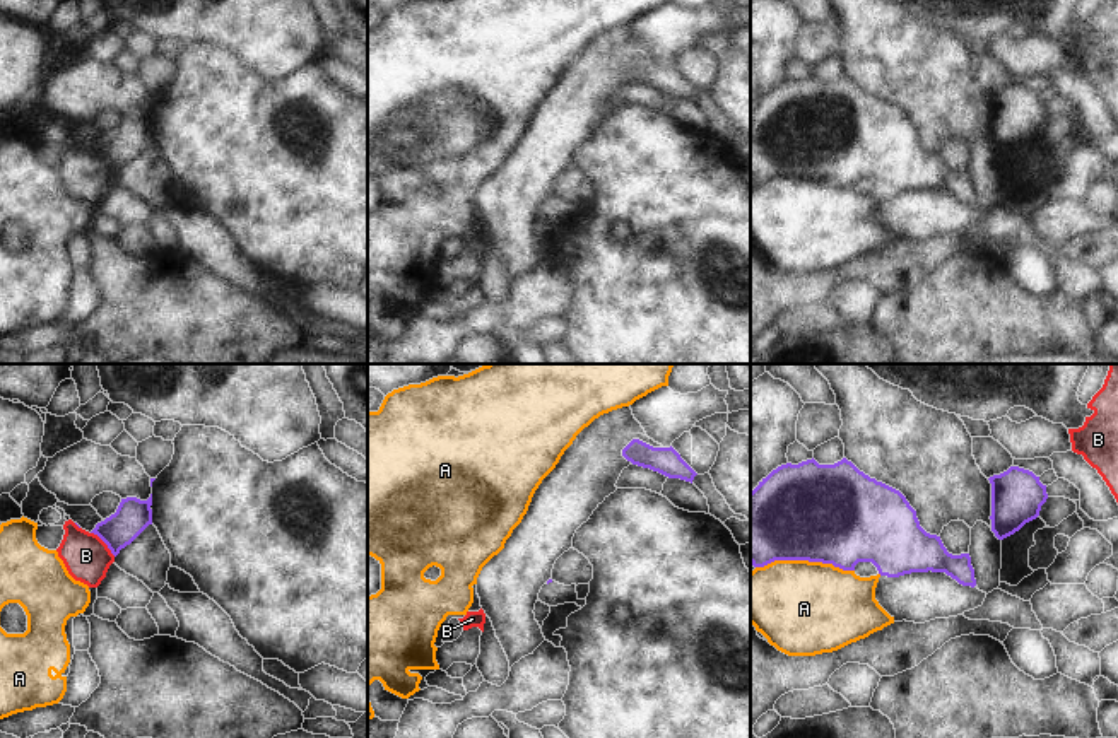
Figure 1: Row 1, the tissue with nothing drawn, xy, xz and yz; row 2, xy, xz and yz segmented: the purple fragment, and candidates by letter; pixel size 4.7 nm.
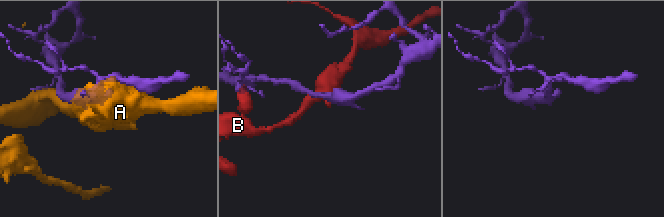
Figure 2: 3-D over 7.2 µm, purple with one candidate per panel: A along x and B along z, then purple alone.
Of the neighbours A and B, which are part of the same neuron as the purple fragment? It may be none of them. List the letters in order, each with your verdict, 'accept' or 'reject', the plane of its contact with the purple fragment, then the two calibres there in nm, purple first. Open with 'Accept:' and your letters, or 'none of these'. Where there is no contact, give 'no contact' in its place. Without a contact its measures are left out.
Accept: none of these
A: reject; contact in yz; calibres 460 and 440 nm
B: reject; contact in xy; calibres 160 and 220 nm

